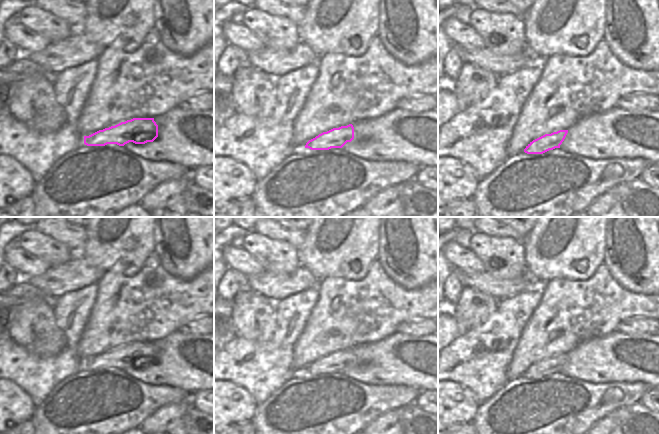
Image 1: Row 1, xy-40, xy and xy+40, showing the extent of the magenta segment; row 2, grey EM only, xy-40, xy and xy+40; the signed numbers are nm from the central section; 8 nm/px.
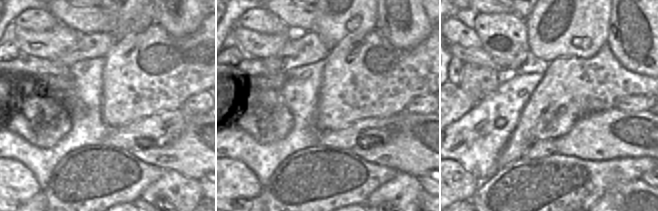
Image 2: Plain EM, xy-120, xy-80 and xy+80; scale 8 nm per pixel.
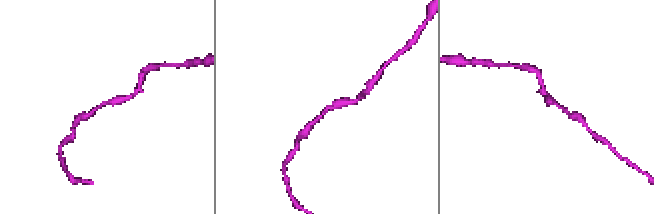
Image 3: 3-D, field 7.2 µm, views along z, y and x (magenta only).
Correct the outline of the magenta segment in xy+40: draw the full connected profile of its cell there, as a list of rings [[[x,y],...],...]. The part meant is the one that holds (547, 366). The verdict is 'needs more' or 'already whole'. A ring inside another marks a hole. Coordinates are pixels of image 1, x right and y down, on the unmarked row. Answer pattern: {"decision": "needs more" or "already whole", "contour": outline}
{"decision": "already whole", "contour": [[[559,354],[551,358],[545,358],[530,366],[524,376],[527,378],[543,378],[549,374],[560,372],[568,354]]]}

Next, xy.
{"decision": "already whole", "contour": [[[352,348],[333,352],[323,356],[315,362],[309,364],[305,372],[311,374],[329,374],[331,372],[342,372],[347,366],[354,363],[354,351]]]}

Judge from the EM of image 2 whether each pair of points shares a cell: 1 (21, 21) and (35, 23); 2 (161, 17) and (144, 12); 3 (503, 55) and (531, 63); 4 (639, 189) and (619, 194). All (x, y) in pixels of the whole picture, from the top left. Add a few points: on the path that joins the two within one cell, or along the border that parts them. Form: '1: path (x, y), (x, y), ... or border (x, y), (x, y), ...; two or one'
1: path (24, 21), (32, 21); one
2: border (153, 10), (154, 21); two
3: border (530, 56), (515, 71); two
4: path (634, 190), (629, 194), (624, 194); one

